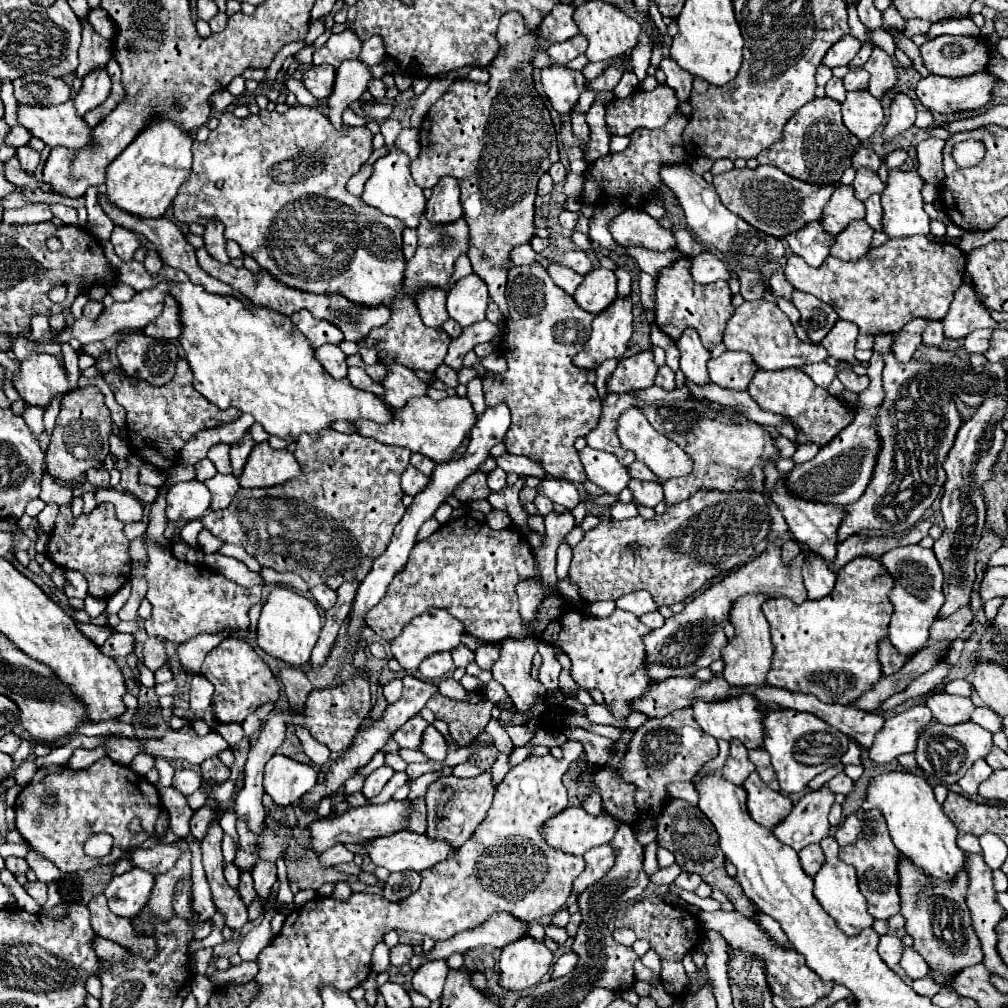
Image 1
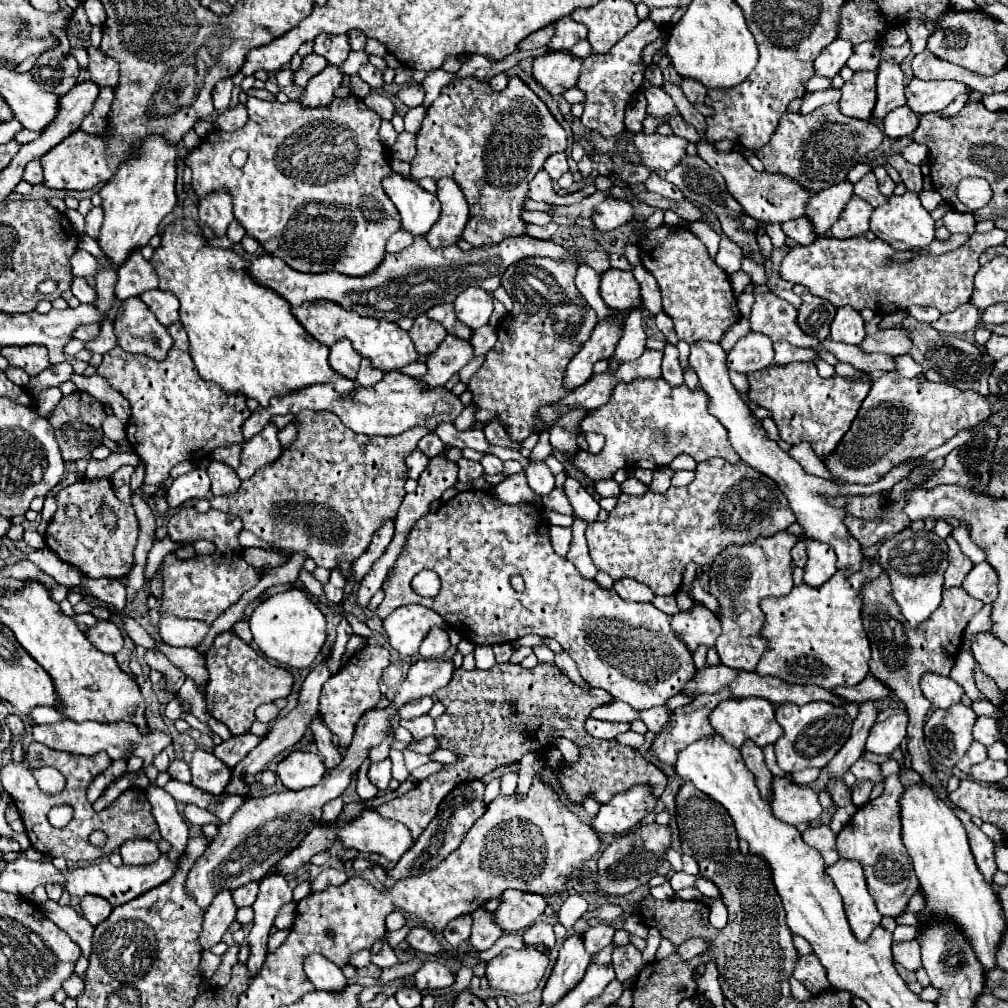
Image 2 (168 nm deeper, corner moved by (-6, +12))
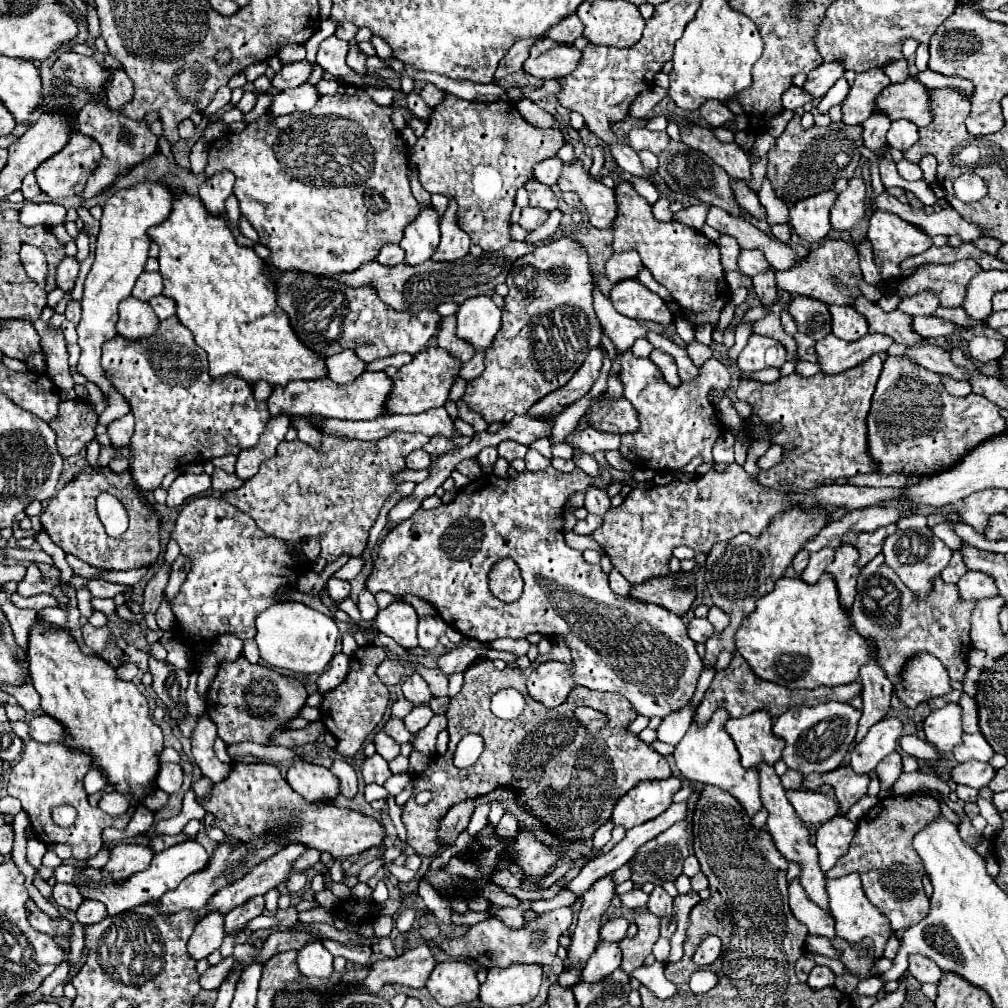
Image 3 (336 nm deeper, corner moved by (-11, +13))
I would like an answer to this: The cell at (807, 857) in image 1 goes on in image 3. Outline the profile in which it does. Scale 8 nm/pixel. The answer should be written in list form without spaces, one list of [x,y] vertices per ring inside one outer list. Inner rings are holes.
[[[845,816],[831,818],[817,830],[815,848],[819,850],[819,866],[823,872],[827,872],[841,856],[847,854],[855,830],[857,824],[853,824]]]

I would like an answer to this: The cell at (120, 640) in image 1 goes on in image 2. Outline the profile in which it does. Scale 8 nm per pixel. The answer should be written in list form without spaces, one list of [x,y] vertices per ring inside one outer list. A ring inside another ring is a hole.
[[[100,621],[98,625],[90,627],[86,635],[94,643],[94,647],[100,649],[102,653],[118,653],[124,645],[122,629],[112,621]]]

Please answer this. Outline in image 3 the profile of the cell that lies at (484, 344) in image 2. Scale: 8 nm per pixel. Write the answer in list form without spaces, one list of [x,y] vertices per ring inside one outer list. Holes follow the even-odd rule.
[[[477,352],[477,354],[463,366],[463,370],[459,370],[459,376],[461,376],[463,380],[471,382],[471,380],[475,380],[475,378],[483,372],[483,358],[481,358],[481,356],[485,356],[485,354]]]

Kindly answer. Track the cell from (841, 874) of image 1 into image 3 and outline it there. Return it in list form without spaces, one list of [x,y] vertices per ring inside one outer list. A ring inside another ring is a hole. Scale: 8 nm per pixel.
[[[847,874],[847,876],[837,878],[837,880],[827,880],[827,894],[829,894],[831,914],[835,918],[835,932],[839,934],[839,938],[843,936],[851,944],[857,944],[865,938],[871,938],[875,958],[881,958],[883,950],[885,950],[885,944],[891,936],[891,926],[889,926],[887,918],[883,918],[883,914],[879,914],[879,908],[875,908],[867,900],[867,896],[863,894],[859,874]]]

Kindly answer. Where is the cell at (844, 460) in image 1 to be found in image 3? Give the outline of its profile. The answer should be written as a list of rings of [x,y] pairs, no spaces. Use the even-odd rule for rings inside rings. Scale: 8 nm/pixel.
[[[907,356],[885,358],[867,426],[869,452],[879,462],[879,472],[903,472],[909,476],[933,476],[939,470],[949,470],[981,442],[1005,432],[999,406],[975,392],[965,398],[951,396],[939,374]]]

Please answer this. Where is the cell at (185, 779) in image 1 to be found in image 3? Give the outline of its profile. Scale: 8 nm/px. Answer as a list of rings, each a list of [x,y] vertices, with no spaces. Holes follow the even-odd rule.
[[[163,762],[161,768],[159,768],[159,774],[157,774],[157,786],[167,792],[167,794],[173,794],[181,788],[181,782],[183,782],[183,770],[179,764],[169,764],[169,762]]]

